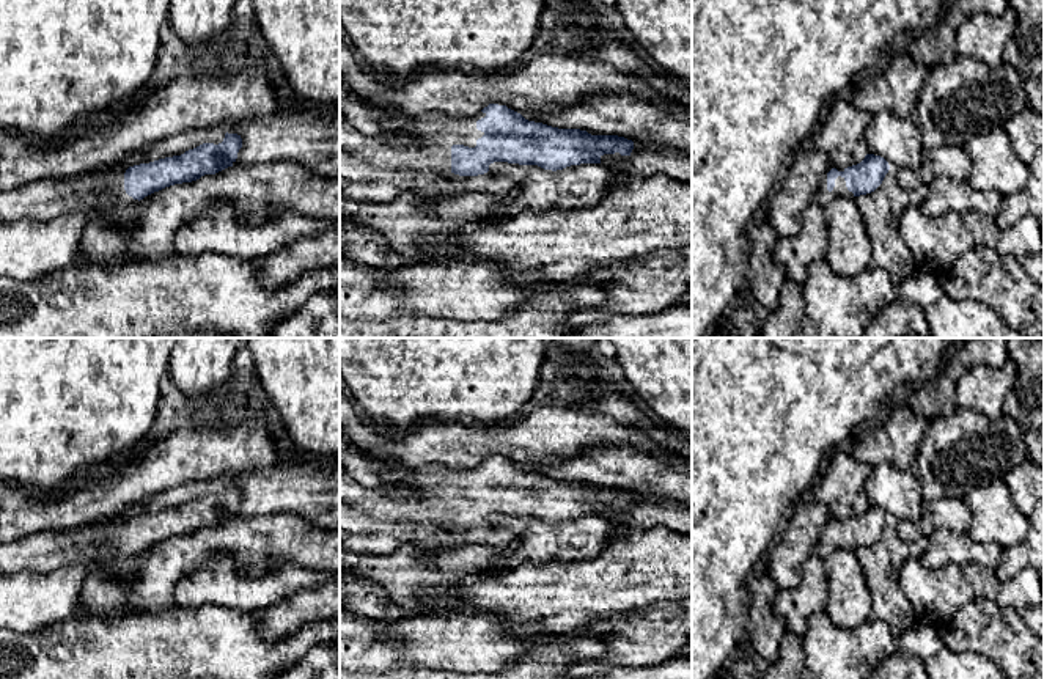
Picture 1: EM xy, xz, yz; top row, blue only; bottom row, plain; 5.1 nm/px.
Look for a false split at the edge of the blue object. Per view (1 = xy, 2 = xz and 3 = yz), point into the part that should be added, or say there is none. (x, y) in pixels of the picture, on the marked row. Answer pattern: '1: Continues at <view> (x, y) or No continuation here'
1: Continues at xy (43, 200)
2: Continues at xz (423, 142)
3: Continues at yz (823, 197)

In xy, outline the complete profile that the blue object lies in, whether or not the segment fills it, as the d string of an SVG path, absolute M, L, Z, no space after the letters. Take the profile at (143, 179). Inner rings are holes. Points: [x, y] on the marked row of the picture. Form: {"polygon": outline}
{"polygon": "M226 132L219 145L203 143L181 156L149 163L61 179L38 179L19 189L0 189L0 220L49 222L79 211L107 211L135 204L165 187L192 182L233 167L241 148L241 135Z"}

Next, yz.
{"polygon": "M866 154L865 159L847 168L829 167L822 176L813 203L825 207L838 196L860 196L874 192L888 173L888 162L874 154Z"}

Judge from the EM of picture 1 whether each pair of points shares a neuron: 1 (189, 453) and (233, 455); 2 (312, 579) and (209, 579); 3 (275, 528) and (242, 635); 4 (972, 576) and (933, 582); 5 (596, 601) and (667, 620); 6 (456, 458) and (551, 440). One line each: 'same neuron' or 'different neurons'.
1: same neuron
2: same neuron
3: different neurons
4: different neurons
5: different neurons
6: same neuron

